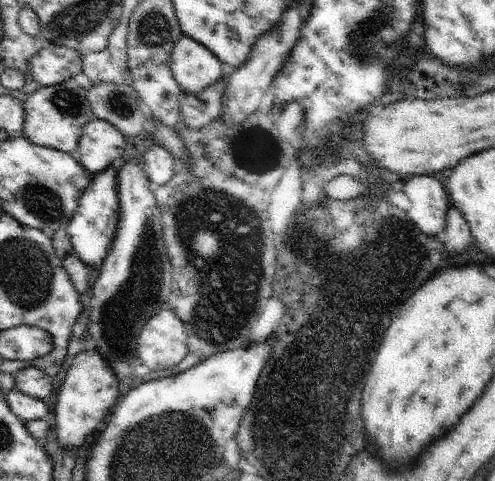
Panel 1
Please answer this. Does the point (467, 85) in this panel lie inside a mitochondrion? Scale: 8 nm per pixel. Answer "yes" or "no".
yes

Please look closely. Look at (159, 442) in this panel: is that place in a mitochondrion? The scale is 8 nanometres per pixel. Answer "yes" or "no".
yes

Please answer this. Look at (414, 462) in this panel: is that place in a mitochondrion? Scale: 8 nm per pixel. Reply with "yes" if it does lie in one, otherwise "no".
no

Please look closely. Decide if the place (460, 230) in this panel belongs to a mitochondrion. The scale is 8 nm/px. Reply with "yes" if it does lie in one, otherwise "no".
no

